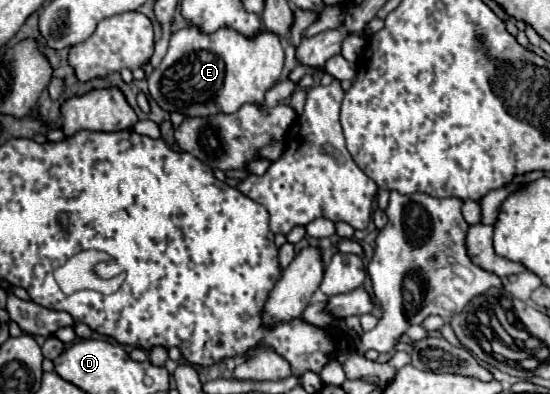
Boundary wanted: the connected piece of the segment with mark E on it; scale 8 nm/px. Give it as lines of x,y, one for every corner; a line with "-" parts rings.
186,26
172,34
166,56
160,66
148,76
148,90
152,100
168,112
182,112
184,116
210,116
216,112
236,112
246,102
262,102
264,92
274,86
284,68
284,46
278,34
260,30
252,38
232,28
218,28
212,34
202,32
198,26

